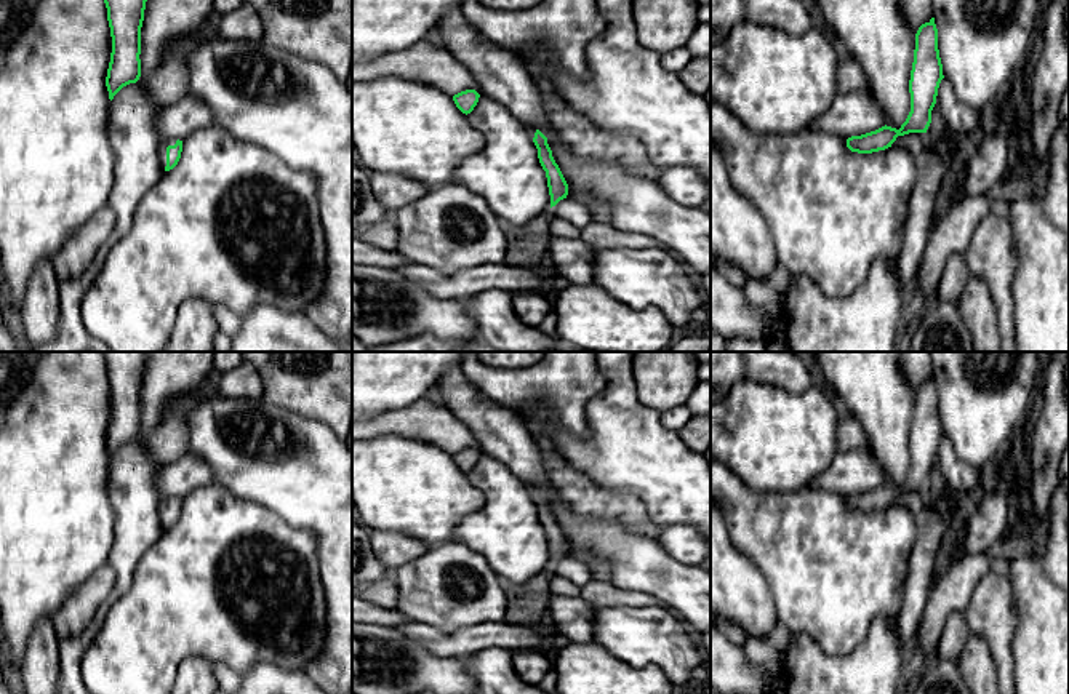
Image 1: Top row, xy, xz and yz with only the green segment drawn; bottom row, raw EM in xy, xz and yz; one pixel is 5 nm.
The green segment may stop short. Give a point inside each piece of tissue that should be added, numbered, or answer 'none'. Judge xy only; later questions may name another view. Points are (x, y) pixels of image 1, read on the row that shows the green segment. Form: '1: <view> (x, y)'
1: xy (162, 149)

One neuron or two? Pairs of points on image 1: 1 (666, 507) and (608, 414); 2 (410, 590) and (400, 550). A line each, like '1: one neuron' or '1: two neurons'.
1: one neuron
2: two neurons

